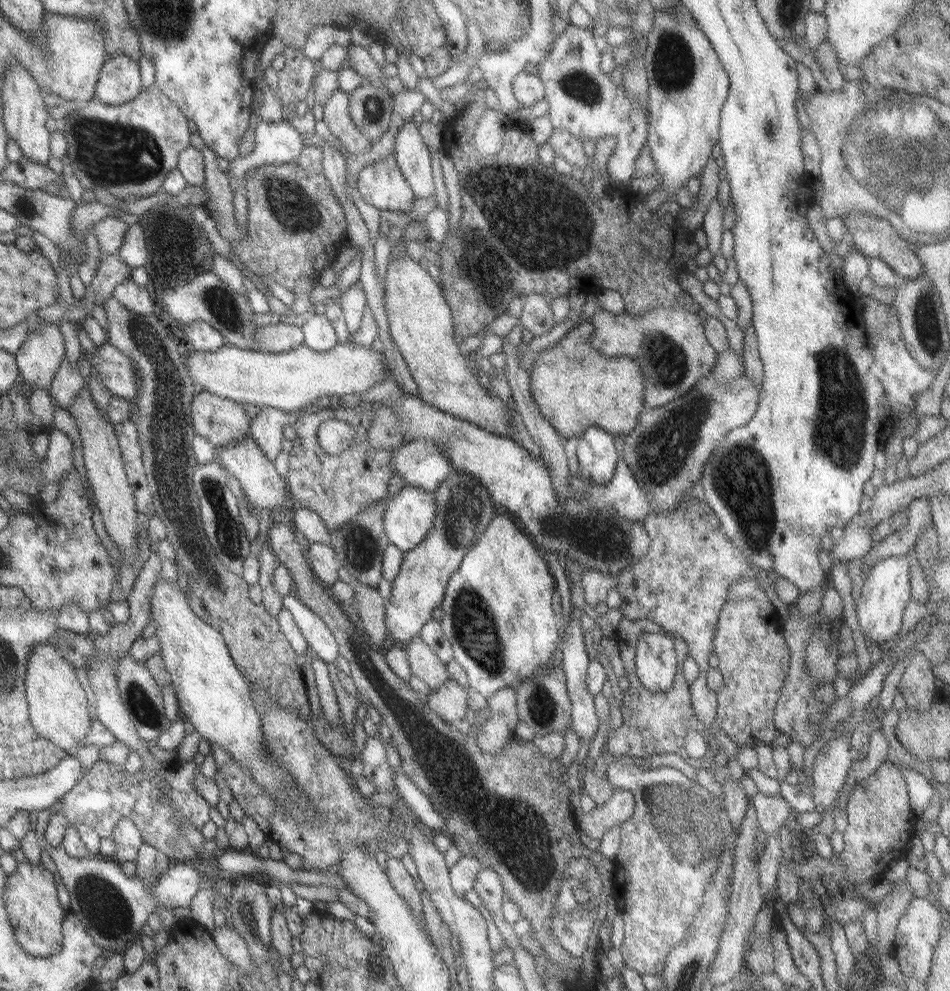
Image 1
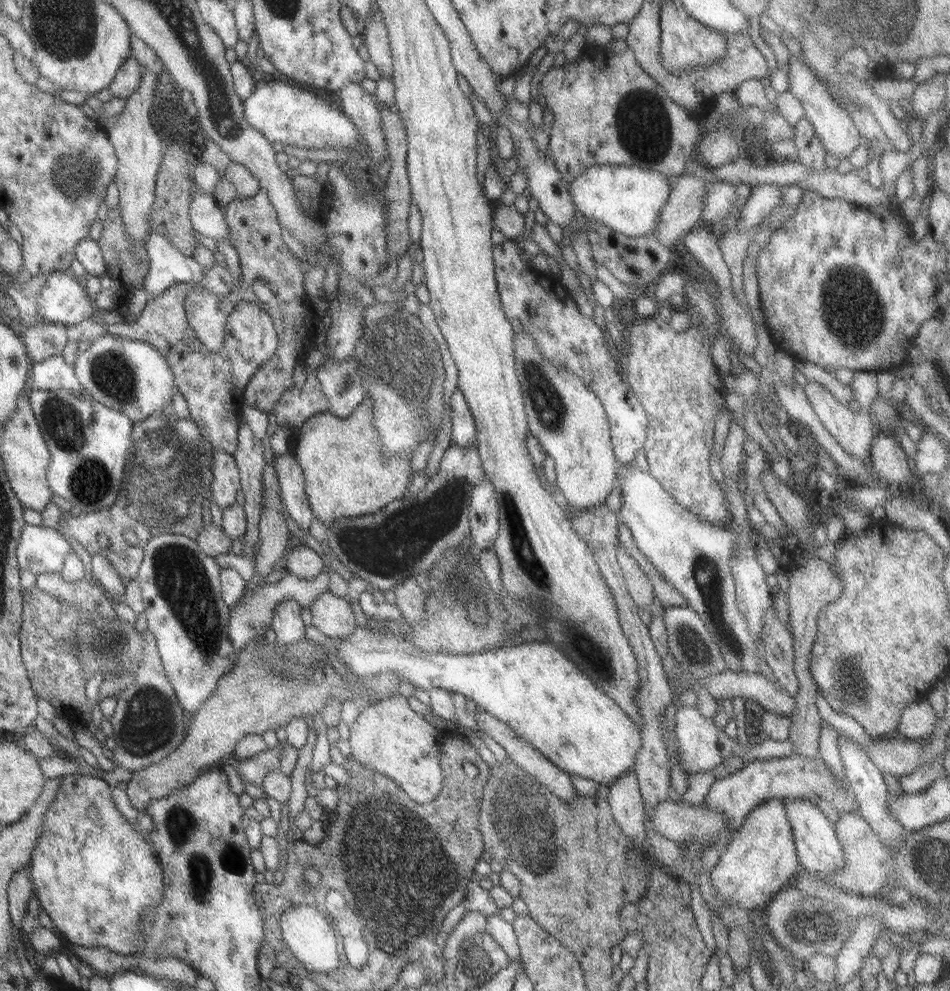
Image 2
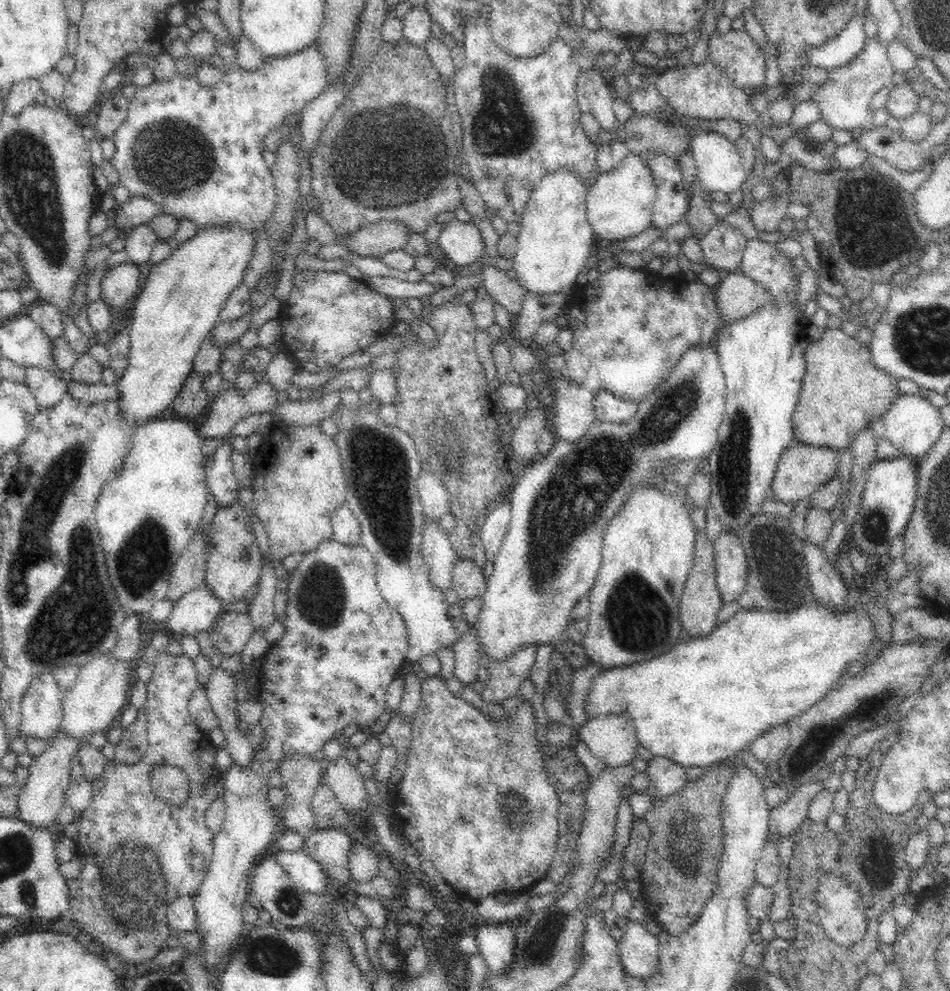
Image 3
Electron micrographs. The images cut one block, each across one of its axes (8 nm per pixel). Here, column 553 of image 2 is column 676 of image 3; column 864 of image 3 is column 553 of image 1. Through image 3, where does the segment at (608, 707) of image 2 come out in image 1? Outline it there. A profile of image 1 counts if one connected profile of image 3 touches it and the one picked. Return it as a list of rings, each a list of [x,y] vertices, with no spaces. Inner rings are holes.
[[[495,514],[487,527],[479,535],[475,544],[463,555],[461,562],[457,565],[457,570],[450,574],[447,581],[444,595],[439,610],[443,612],[443,617],[439,620],[443,636],[447,638],[452,648],[452,659],[459,664],[465,671],[469,688],[479,692],[483,698],[489,698],[500,688],[515,687],[521,679],[527,678],[533,674],[539,673],[546,669],[553,658],[553,650],[558,646],[560,641],[560,623],[555,619],[555,614],[551,609],[551,596],[553,596],[554,580],[552,575],[547,571],[548,568],[543,561],[540,549],[515,527],[515,524],[505,515]]]

